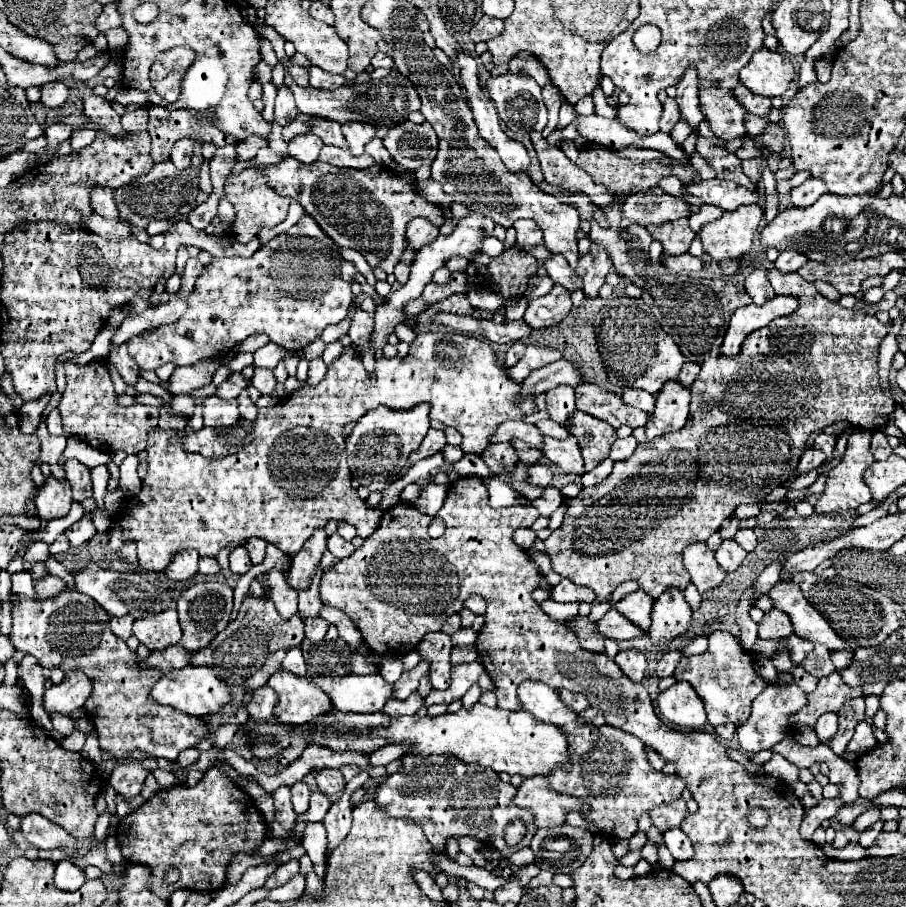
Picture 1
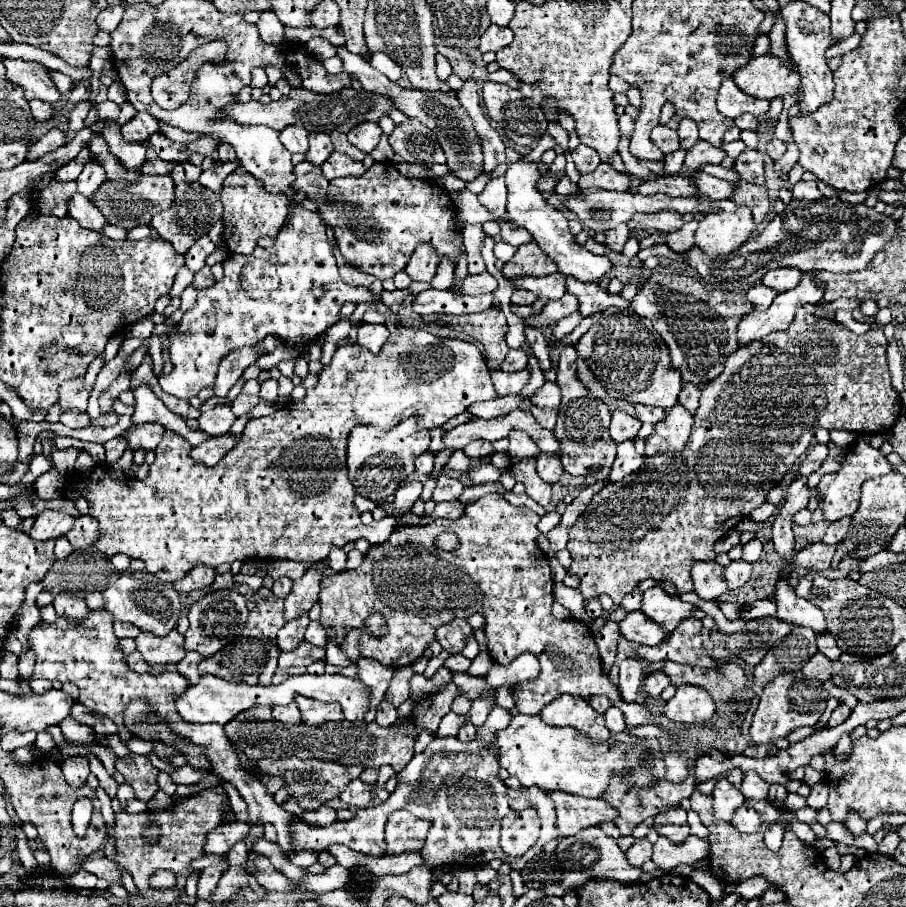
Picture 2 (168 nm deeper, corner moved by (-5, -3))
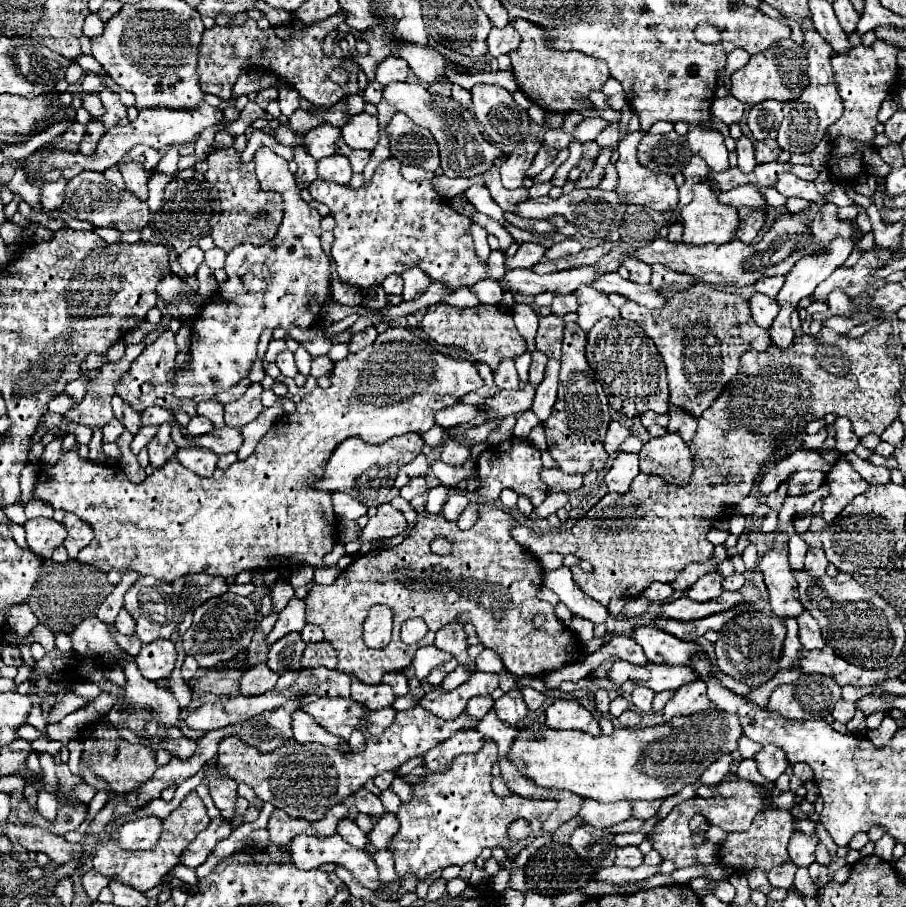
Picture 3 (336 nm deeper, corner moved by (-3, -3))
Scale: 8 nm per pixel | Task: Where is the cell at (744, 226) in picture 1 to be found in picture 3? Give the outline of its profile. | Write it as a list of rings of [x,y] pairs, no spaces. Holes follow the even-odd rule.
[[[701,184],[693,186],[693,200],[679,210],[685,244],[725,244],[733,240],[739,226],[737,208],[725,206]]]

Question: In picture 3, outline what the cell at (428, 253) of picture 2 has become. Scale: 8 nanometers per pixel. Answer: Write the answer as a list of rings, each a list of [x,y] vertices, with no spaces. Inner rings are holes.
[[[409,268],[403,272],[403,280],[405,280],[405,290],[403,290],[403,300],[413,300],[419,298],[427,286],[431,284],[429,276],[425,276],[425,272],[421,272],[419,268]]]

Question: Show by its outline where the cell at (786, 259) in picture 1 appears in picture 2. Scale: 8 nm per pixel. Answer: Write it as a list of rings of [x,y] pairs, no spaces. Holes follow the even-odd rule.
[[[777,268],[763,276],[763,284],[773,288],[775,292],[787,292],[787,290],[795,288],[795,284],[799,284],[801,274],[803,272],[797,268]]]

